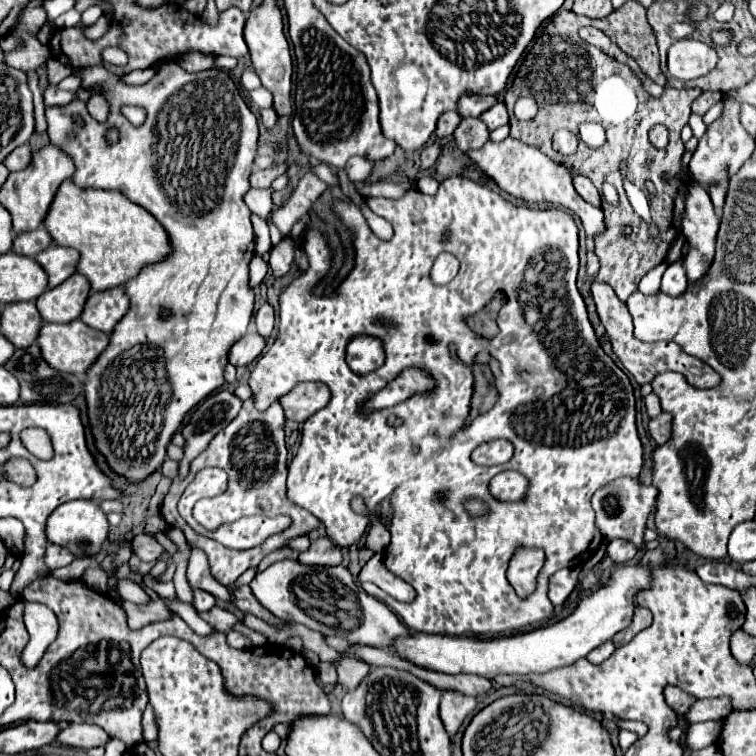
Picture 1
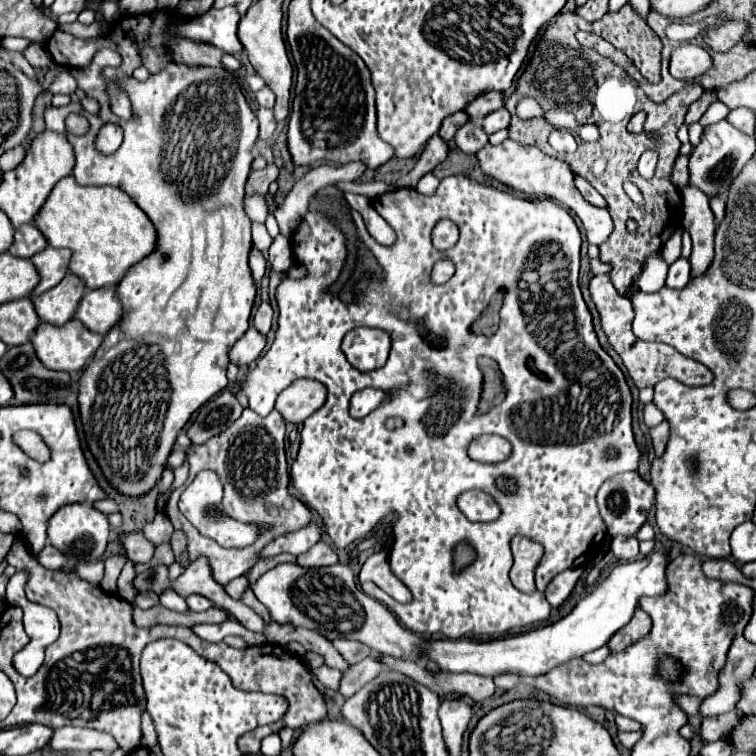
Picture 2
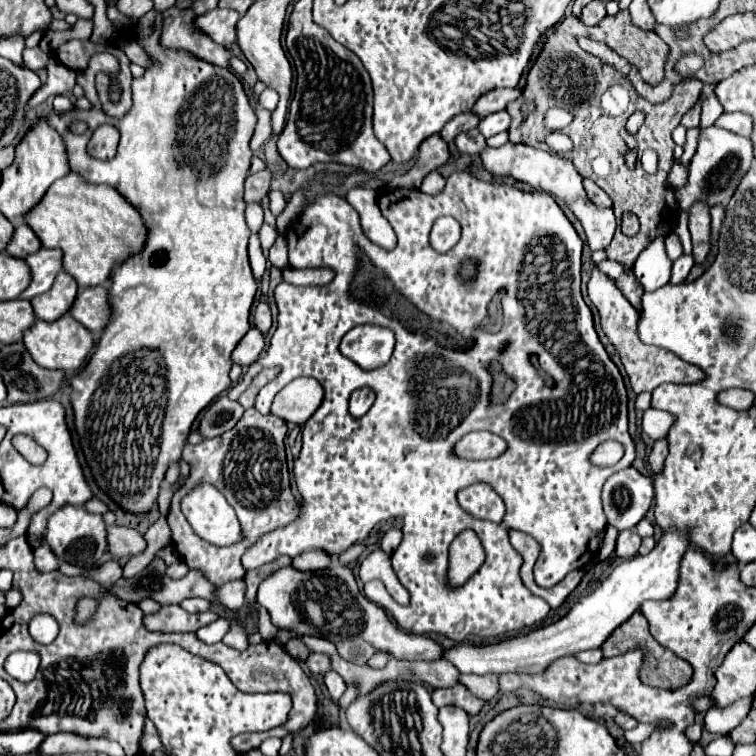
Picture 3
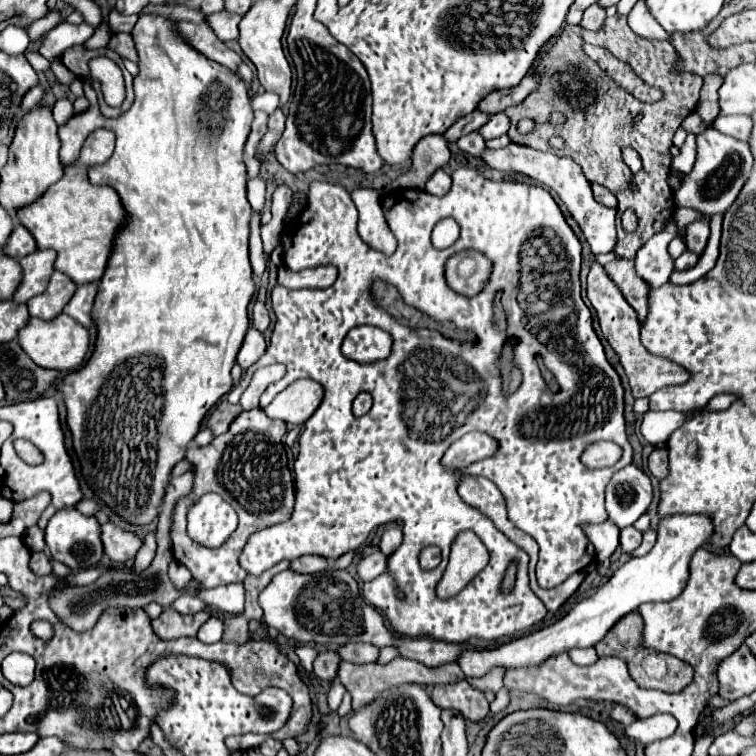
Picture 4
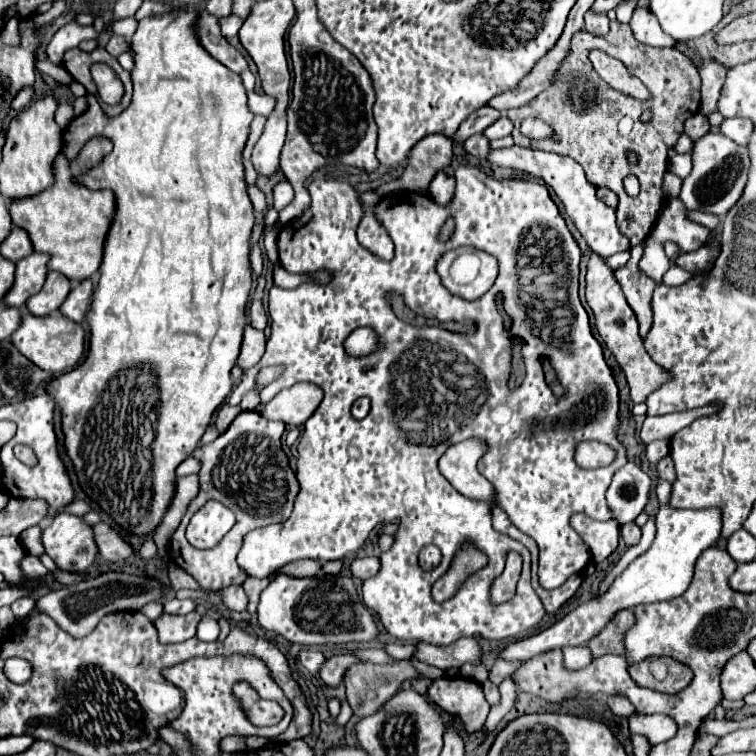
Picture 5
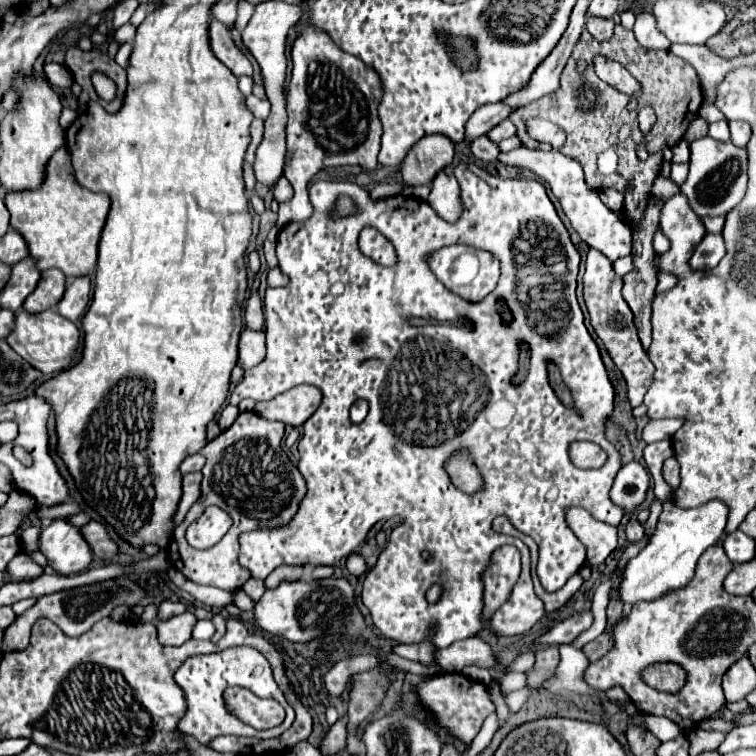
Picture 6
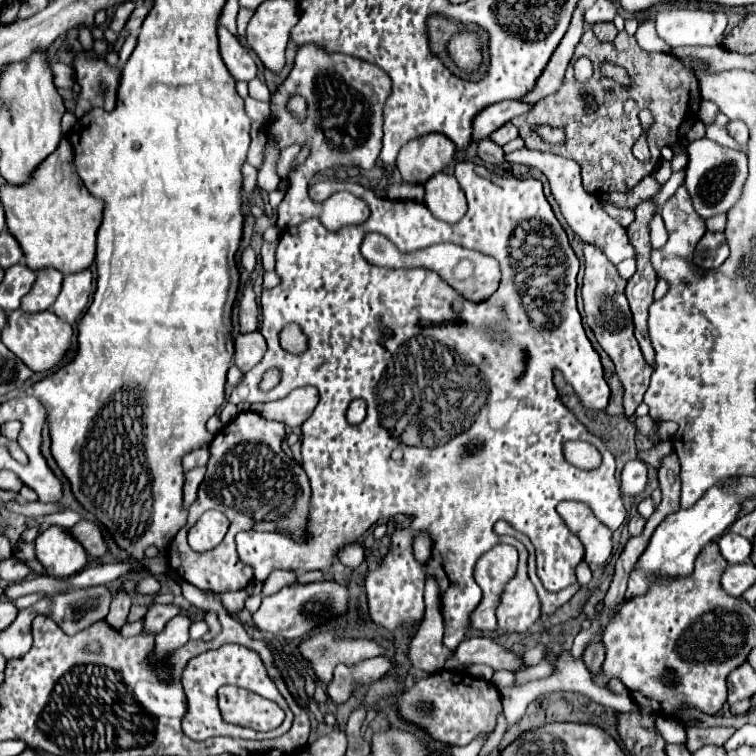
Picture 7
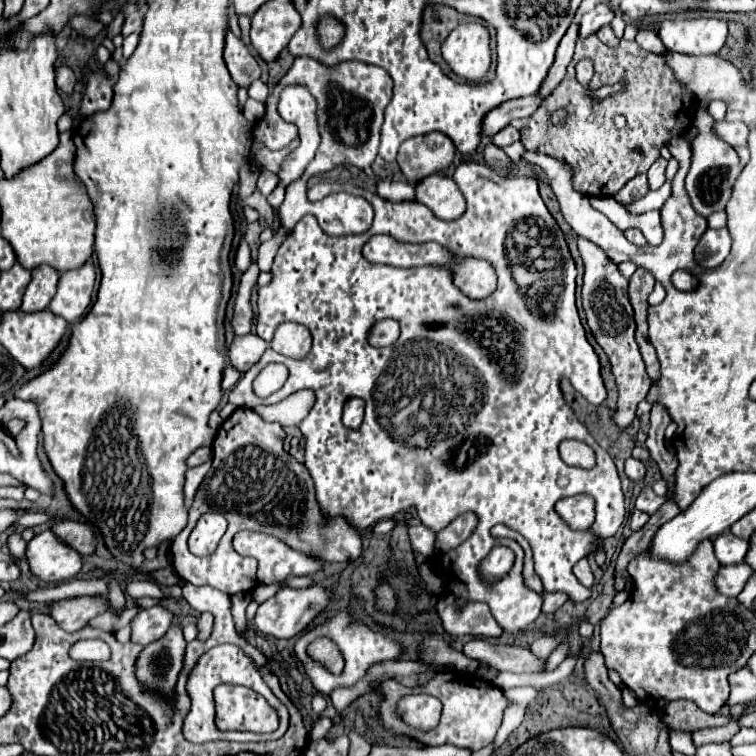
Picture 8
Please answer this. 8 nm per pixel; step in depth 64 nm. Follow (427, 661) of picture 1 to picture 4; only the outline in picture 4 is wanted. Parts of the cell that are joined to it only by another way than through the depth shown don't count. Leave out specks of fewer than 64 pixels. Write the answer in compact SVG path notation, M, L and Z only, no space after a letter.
M670 516L660 520L658 528L658 540L654 548L640 558L624 562L612 578L594 594L584 600L580 600L562 620L554 622L548 628L536 630L528 636L522 636L518 640L510 640L502 646L496 646L492 650L462 650L458 656L458 666L462 668L464 676L480 678L486 672L490 672L494 666L502 666L506 670L520 668L520 666L538 666L546 662L550 656L568 652L572 648L592 648L596 646L606 632L626 614L638 610L644 602L666 602L674 600L686 586L688 578L688 562L702 544L708 542L712 532L712 522L706 516Z

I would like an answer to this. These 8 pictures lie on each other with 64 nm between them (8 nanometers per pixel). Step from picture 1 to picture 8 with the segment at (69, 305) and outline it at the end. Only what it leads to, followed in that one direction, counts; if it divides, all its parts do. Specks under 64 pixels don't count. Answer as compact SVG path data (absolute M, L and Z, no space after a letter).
M38 266L32 274L34 274L34 278L32 278L30 286L26 288L26 294L24 294L22 306L20 306L24 312L46 310L50 300L56 294L56 286L58 286L58 270L54 270L52 266Z

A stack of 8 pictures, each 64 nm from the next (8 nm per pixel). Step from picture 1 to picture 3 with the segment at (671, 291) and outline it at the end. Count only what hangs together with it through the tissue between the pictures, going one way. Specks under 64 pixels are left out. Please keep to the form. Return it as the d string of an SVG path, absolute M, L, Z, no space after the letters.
M680 256L678 260L674 260L672 264L672 278L670 278L670 284L684 284L690 270L694 266L694 258L692 256Z

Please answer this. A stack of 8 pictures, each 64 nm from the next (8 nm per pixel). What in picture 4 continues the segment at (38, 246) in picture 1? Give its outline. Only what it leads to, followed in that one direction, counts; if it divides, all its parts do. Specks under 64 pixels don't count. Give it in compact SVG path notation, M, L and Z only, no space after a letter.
M16 226L2 250L12 258L24 258L26 254L32 254L36 248L38 246L34 236L24 226Z

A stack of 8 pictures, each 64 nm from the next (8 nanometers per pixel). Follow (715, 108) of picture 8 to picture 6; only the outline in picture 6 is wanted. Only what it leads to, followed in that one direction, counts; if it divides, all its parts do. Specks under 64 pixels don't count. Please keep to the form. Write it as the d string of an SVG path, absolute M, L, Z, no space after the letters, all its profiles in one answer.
M722 119L718 122L709 124L708 136L720 140L721 142L730 141L730 131L728 128L728 121Z

